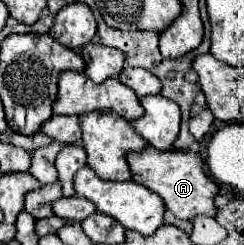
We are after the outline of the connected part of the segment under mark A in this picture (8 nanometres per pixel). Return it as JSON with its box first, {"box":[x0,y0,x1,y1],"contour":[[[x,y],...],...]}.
{"box":[127,147,219,221],"contour":[[[147,147],[143,153],[129,153],[127,161],[131,167],[133,181],[157,193],[175,217],[191,221],[195,215],[207,215],[207,217],[217,215],[215,195],[219,187],[215,181],[211,181],[209,175],[205,175],[203,159],[197,153],[177,151],[177,149],[157,151],[155,147]]]}

